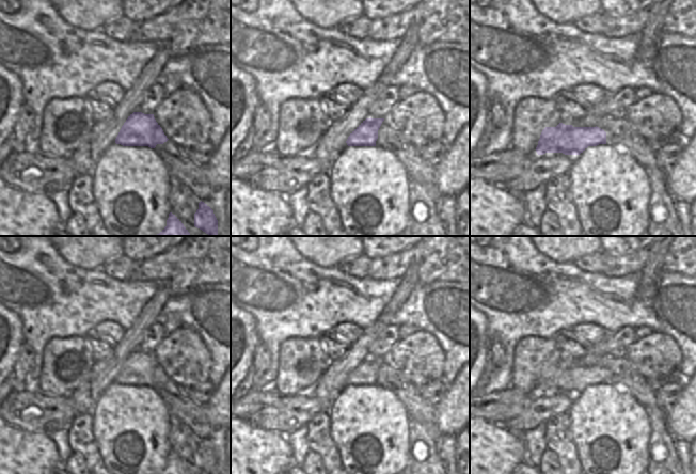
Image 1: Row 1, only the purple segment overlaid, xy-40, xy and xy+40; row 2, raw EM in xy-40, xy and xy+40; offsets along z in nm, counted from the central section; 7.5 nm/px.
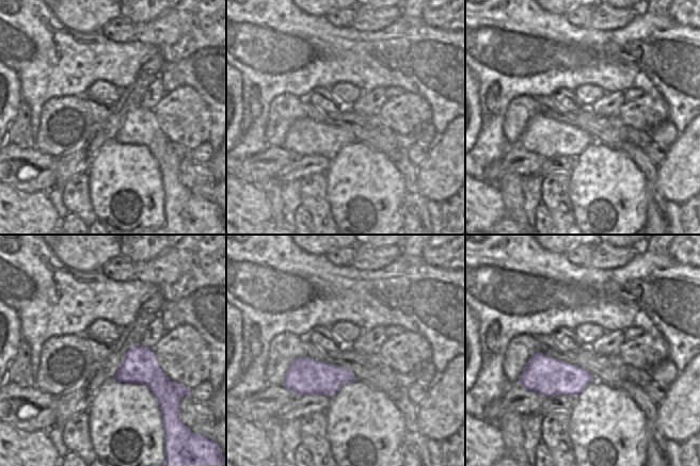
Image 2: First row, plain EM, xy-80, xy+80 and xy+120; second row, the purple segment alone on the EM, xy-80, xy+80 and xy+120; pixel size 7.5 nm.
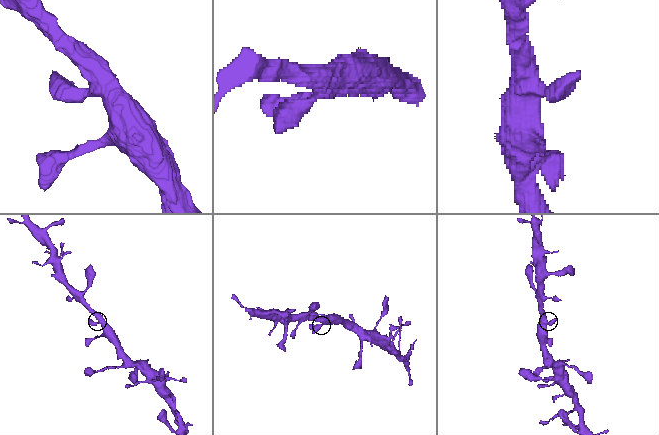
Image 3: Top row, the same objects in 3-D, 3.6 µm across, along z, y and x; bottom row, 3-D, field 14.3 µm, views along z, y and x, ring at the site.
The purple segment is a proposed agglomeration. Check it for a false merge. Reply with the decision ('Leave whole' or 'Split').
Leave whole

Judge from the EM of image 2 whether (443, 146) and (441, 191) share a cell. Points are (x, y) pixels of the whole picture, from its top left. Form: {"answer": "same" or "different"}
{"answer": "same"}

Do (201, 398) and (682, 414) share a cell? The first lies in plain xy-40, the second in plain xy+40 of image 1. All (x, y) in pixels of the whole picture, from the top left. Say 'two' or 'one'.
two

